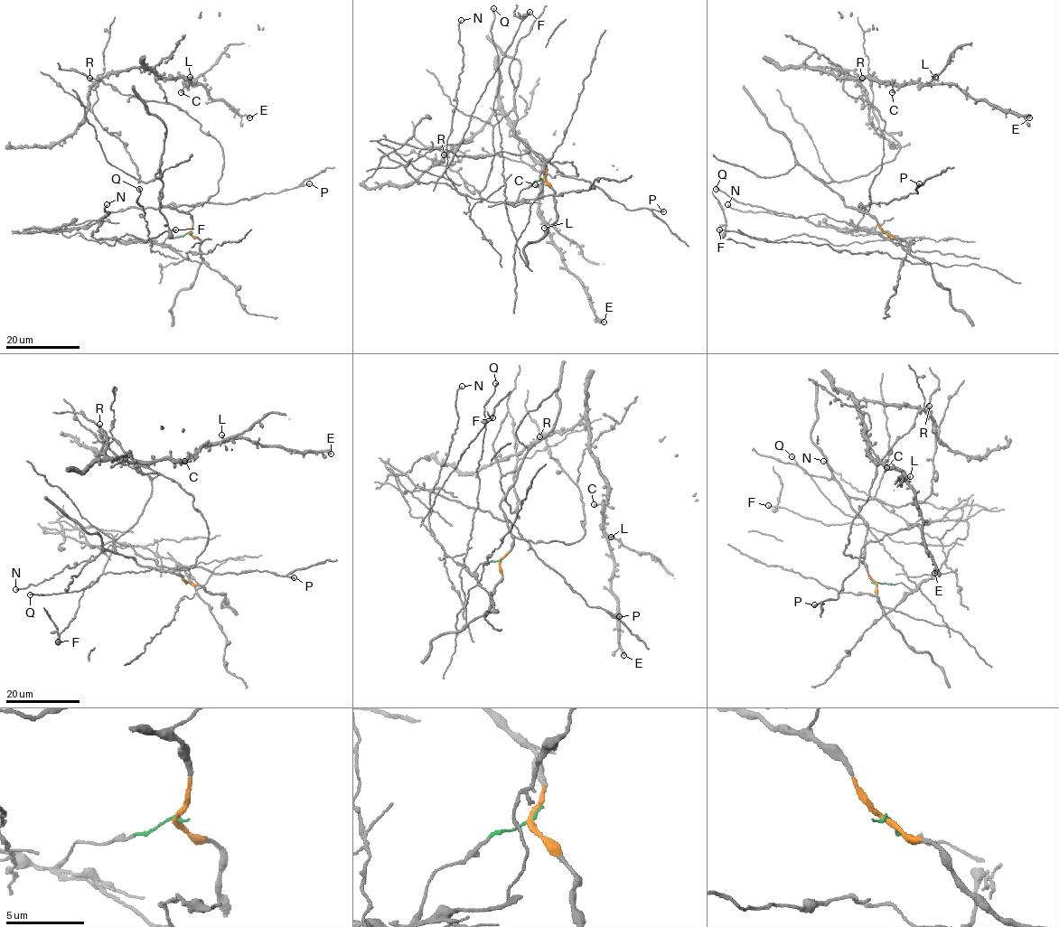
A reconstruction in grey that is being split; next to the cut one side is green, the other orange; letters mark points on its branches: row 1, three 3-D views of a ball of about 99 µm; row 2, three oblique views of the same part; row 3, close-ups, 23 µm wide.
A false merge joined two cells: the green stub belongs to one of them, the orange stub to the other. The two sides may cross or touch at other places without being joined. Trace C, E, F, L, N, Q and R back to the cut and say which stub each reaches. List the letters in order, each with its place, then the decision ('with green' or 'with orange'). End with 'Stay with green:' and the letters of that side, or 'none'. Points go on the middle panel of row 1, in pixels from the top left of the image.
C: at (535, 184); with orange
E: at (604, 322); with orange
F: at (529, 12); with green
L: at (544, 228); with orange
N: at (461, 20); with green
Q: at (493, 8); with green
R: at (444, 154); with orange
Stay with green: F, N, Q

